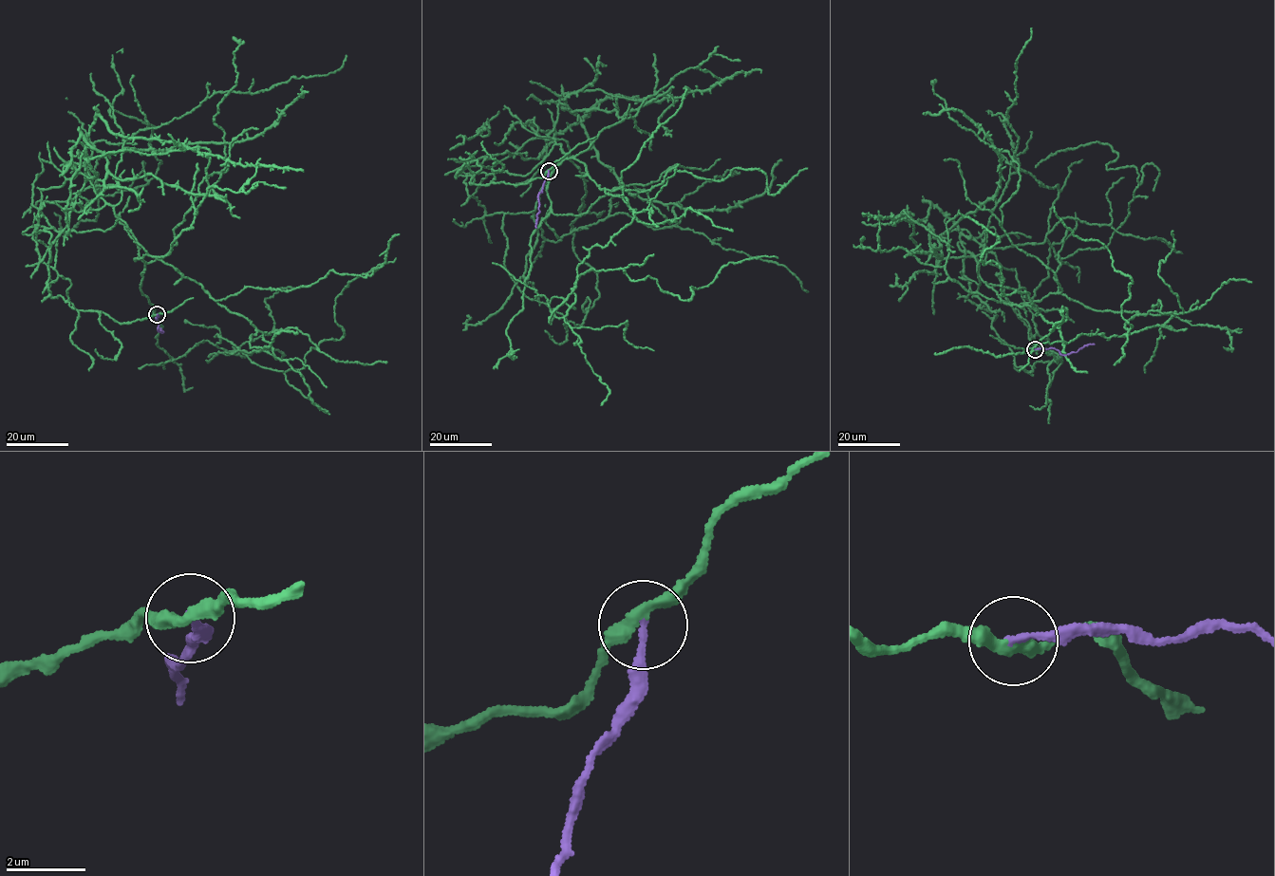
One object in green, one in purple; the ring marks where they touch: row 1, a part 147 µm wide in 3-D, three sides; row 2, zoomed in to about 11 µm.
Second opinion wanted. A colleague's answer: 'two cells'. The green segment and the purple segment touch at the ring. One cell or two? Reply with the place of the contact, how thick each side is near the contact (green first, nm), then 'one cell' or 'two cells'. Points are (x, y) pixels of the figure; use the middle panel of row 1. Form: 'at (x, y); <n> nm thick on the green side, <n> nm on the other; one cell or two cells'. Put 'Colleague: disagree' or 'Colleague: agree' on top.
Colleague: agree
at (549, 171); 300 nm thick on the green side, 170 nm on the other; two cells

